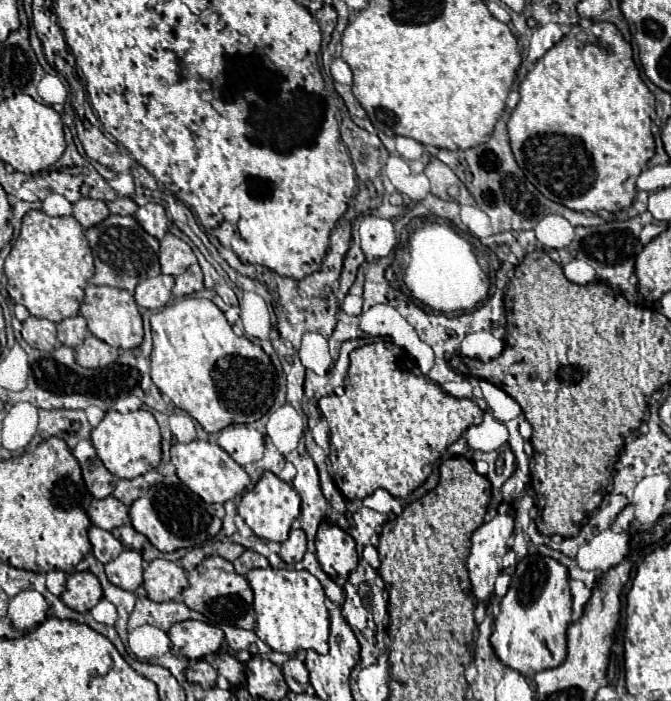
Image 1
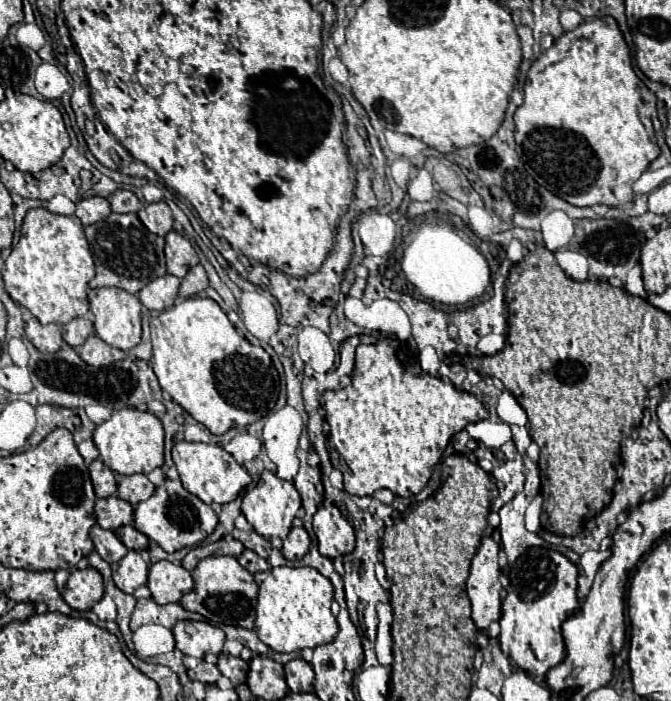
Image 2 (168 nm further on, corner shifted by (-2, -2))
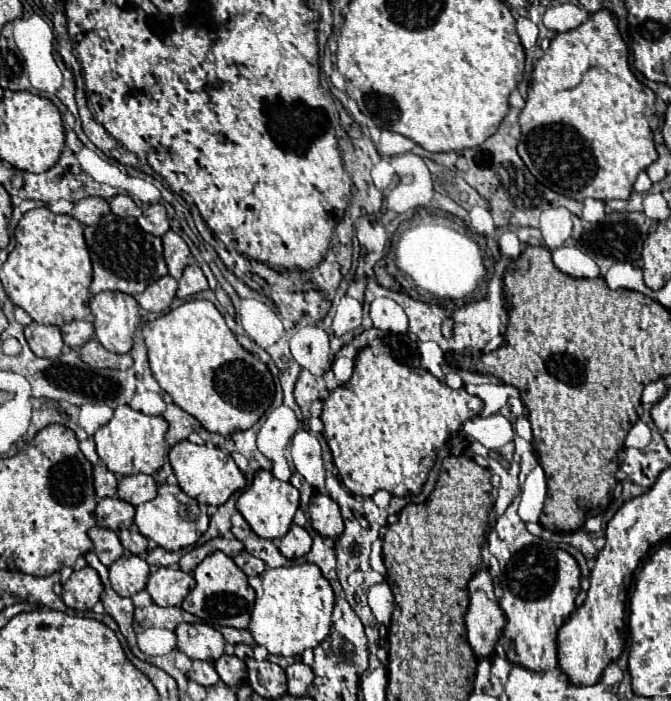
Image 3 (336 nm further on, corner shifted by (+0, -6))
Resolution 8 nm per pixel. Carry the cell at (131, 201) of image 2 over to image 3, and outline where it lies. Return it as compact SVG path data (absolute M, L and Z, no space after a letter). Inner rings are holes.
M118 194L118 196L110 198L108 204L116 216L140 216L142 214L140 207L134 204L134 200L126 194Z

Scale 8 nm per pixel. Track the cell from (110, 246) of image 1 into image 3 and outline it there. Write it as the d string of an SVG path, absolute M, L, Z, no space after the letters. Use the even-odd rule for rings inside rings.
M108 214L98 224L86 226L84 238L94 268L90 294L98 294L104 290L118 290L136 296L144 292L146 286L168 274L166 262L162 258L162 240L140 230L136 218L120 218L116 214Z

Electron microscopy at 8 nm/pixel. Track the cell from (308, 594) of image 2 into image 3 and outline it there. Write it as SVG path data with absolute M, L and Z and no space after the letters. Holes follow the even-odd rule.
M296 564L282 568L266 568L264 574L248 580L256 590L256 604L248 630L254 640L270 654L298 656L306 648L316 648L330 630L334 608L334 592L316 564Z

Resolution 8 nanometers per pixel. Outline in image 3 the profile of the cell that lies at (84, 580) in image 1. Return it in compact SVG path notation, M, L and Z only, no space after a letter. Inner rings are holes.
M90 566L82 570L74 570L62 588L64 588L62 590L64 604L74 610L92 610L102 594L100 576Z

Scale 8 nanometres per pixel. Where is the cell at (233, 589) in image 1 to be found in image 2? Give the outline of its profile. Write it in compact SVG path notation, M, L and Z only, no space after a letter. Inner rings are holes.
M210 556L198 562L192 572L194 590L188 592L180 602L186 610L202 614L214 626L240 626L240 628L254 628L256 620L256 596L258 586L250 572L246 572L234 556Z

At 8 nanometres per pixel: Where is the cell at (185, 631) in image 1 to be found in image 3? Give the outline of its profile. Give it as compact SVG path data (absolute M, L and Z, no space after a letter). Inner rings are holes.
M180 624L176 628L178 650L190 660L214 662L224 654L224 636L208 624Z

